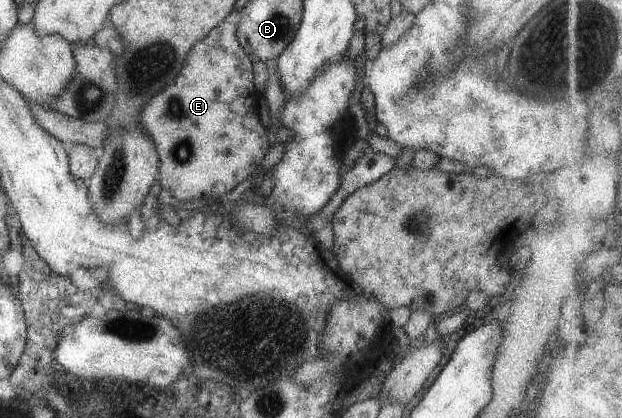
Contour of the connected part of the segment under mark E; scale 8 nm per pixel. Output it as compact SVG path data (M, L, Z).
M221 22L203 40L194 44L174 82L154 94L138 114L138 126L156 146L158 180L176 201L228 195L250 176L269 149L267 128L259 120L258 99L254 89L252 60L236 38L236 25Z

